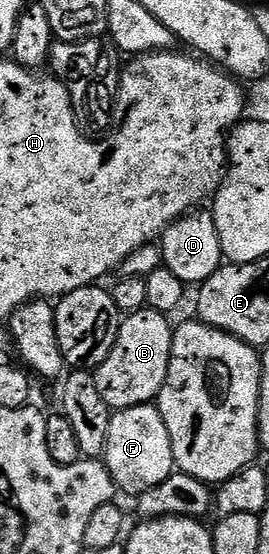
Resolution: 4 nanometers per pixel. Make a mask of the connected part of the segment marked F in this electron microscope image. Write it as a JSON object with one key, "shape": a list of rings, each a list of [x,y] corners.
{"shape":[[[156,405],[132,406],[126,410],[118,410],[112,415],[103,461],[122,495],[136,496],[147,492],[163,484],[163,480],[174,474],[171,436],[167,432],[167,424],[163,424],[163,416]]]}

